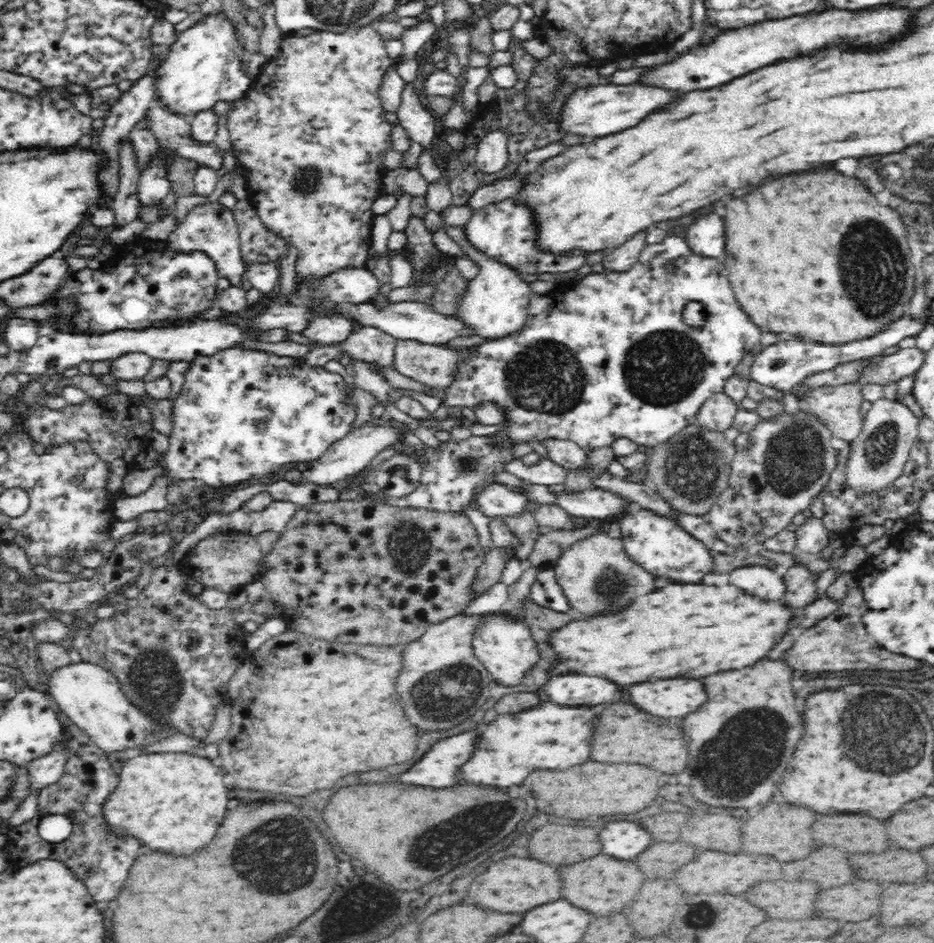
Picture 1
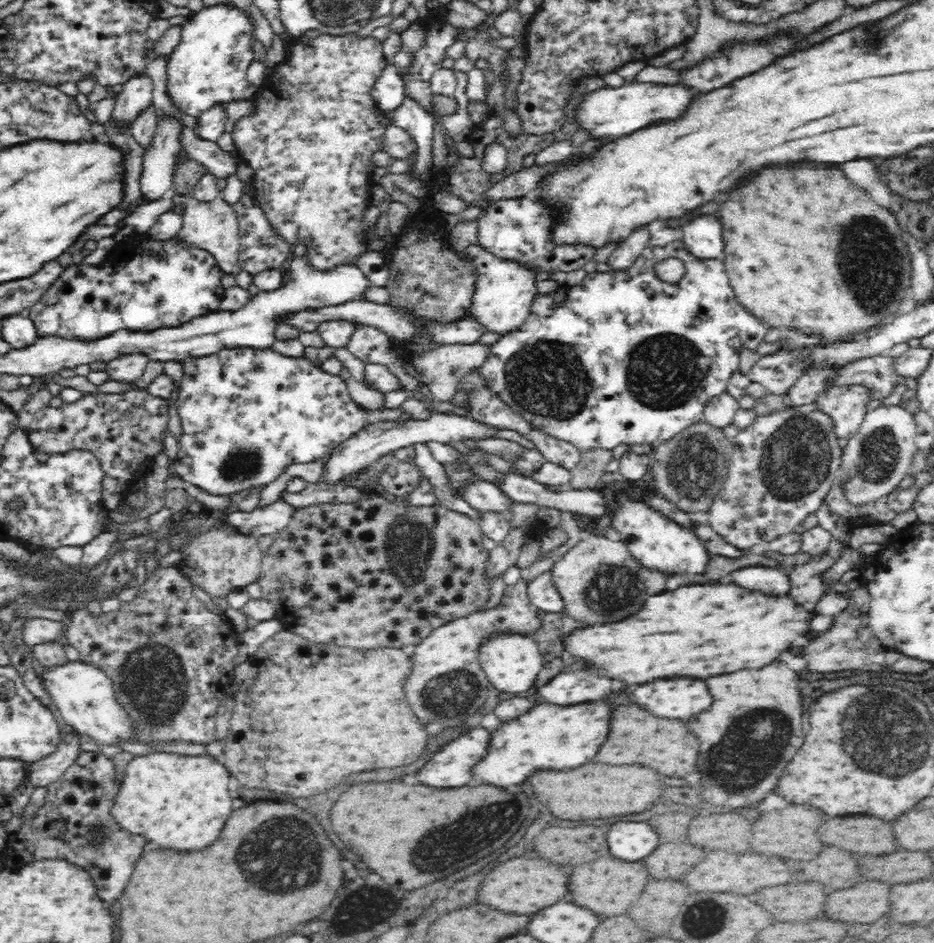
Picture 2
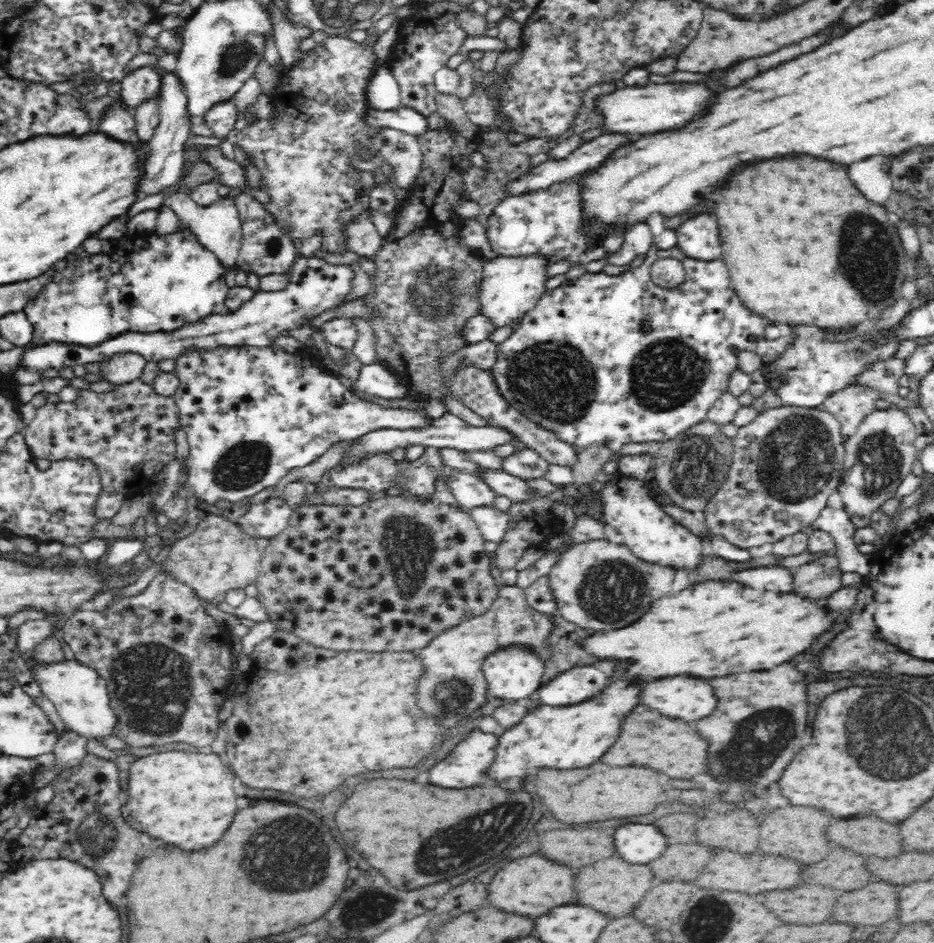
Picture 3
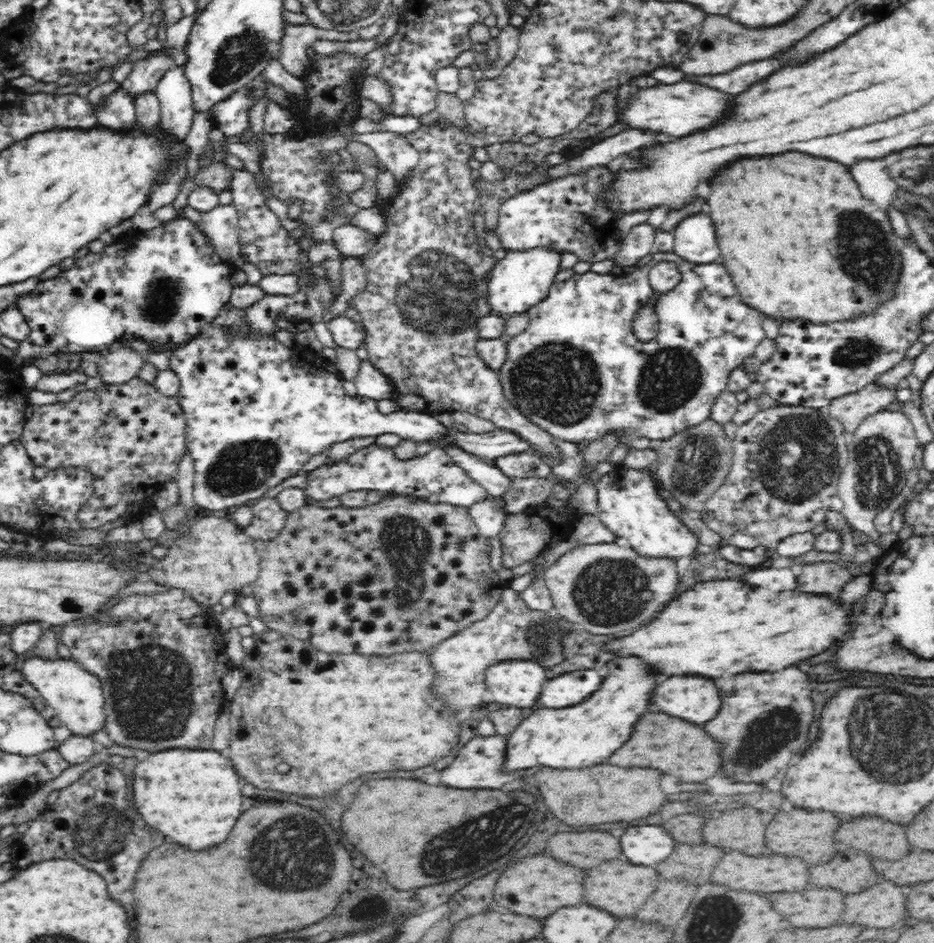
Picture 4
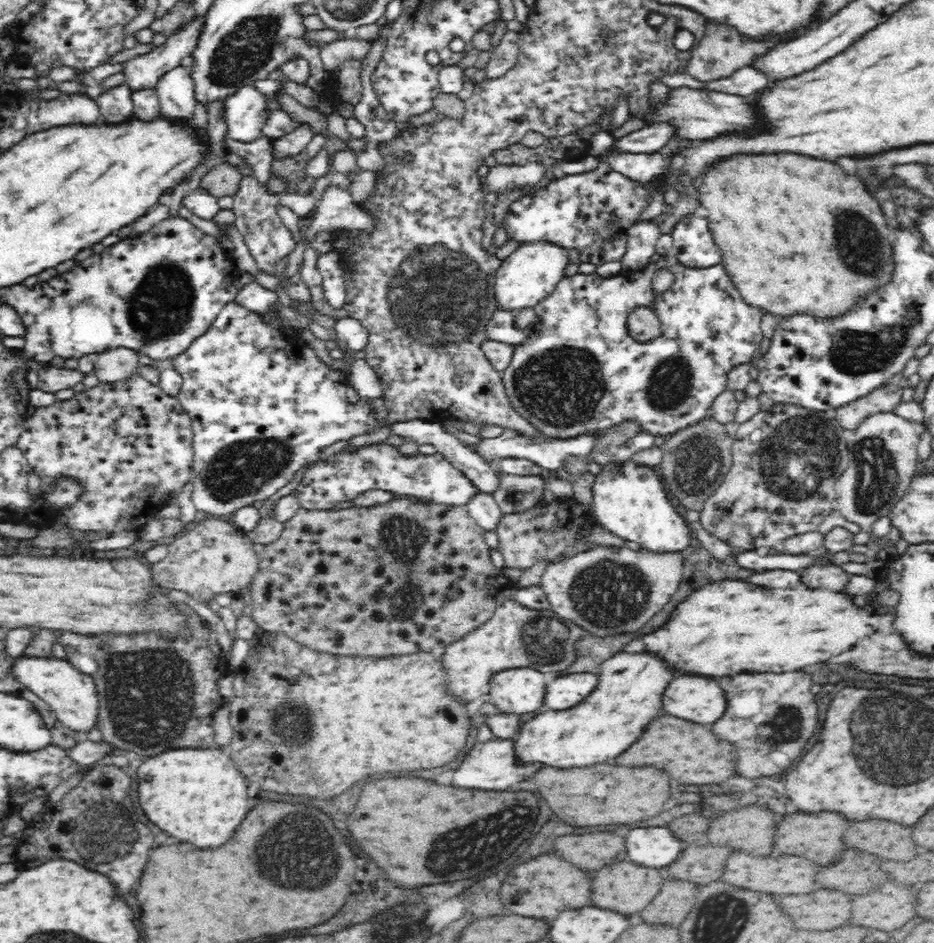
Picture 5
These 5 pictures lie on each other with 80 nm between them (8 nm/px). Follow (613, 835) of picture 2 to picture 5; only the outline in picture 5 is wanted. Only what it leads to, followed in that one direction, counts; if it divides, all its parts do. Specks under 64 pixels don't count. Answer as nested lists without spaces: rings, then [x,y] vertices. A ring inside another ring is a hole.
[[[668,827],[632,828],[626,836],[626,854],[642,866],[666,866],[680,852],[680,841]]]

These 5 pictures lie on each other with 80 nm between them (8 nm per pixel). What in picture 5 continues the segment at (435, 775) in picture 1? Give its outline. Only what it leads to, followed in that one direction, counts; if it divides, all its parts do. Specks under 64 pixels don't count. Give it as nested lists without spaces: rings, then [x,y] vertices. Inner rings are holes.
[[[492,738],[488,742],[476,742],[466,756],[460,760],[460,766],[452,772],[452,784],[458,788],[478,788],[478,790],[508,790],[510,784],[532,776],[538,766],[516,766],[512,758],[512,740]]]

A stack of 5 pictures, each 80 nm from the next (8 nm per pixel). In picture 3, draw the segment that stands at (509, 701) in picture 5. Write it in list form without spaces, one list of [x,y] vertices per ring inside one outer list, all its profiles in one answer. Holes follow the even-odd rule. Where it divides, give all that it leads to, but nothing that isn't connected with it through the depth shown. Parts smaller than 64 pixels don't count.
[[[514,643],[505,647],[496,647],[490,651],[481,662],[481,669],[486,677],[486,682],[489,684],[489,690],[501,702],[512,700],[524,700],[526,696],[530,696],[540,684],[540,674],[544,670],[544,662],[540,660],[538,653],[534,652],[532,647],[522,645],[522,643]]]

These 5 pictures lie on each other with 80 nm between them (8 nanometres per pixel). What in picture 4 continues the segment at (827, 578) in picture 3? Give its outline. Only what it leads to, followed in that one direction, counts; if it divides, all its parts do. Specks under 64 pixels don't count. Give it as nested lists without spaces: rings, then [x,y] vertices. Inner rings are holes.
[[[816,562],[802,565],[798,590],[808,594],[838,594],[853,576],[836,562]]]

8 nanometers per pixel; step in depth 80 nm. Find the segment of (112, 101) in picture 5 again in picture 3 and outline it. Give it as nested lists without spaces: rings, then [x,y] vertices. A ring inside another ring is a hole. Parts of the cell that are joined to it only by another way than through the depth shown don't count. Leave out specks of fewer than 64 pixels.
[[[117,99],[107,108],[102,115],[99,128],[108,137],[123,144],[130,144],[135,150],[146,147],[146,144],[137,137],[132,111],[121,104],[121,99]]]

